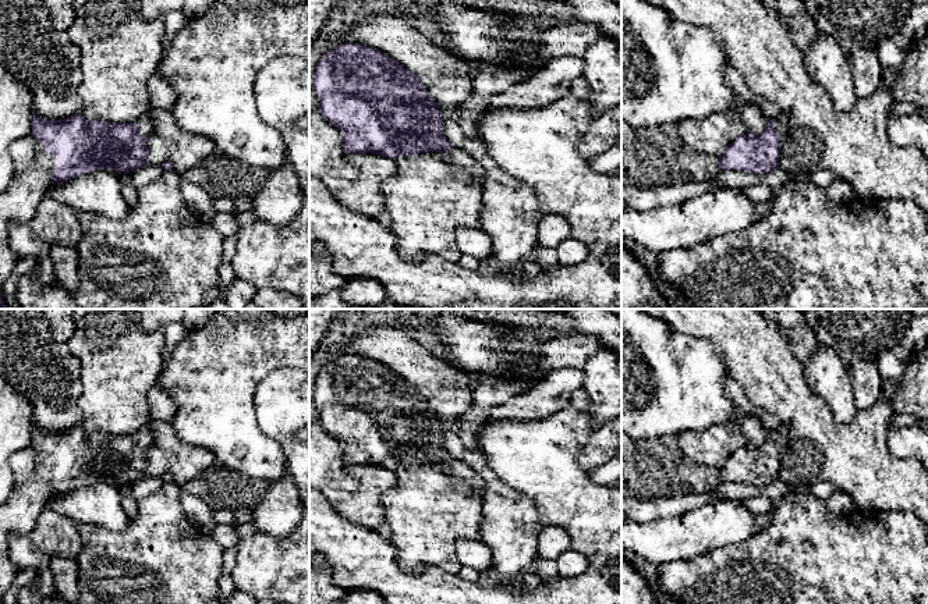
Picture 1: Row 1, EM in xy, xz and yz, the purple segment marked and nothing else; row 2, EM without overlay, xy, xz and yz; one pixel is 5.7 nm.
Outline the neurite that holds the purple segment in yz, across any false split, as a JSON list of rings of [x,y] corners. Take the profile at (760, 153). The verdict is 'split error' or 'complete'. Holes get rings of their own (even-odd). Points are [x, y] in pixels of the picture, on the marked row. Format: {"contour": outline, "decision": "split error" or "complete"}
{"contour": [[[787,116],[768,121],[759,135],[743,134],[716,156],[722,171],[748,171],[768,174],[779,167],[780,138],[789,128]]], "decision": "split error"}

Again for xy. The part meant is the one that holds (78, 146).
{"contour": [[[150,110],[134,122],[86,121],[81,114],[40,120],[32,111],[36,161],[57,185],[99,168],[121,174],[146,166],[146,142],[152,134]]], "decision": "split error"}

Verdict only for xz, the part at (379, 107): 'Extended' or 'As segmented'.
Extended

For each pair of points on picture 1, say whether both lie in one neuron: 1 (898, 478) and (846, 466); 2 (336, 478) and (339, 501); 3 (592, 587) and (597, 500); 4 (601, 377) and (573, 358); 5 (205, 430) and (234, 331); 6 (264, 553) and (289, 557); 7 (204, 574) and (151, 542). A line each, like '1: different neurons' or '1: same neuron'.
1: same neuron
2: different neurons
3: different neurons
4: different neurons
5: same neuron
6: same neuron
7: same neuron

